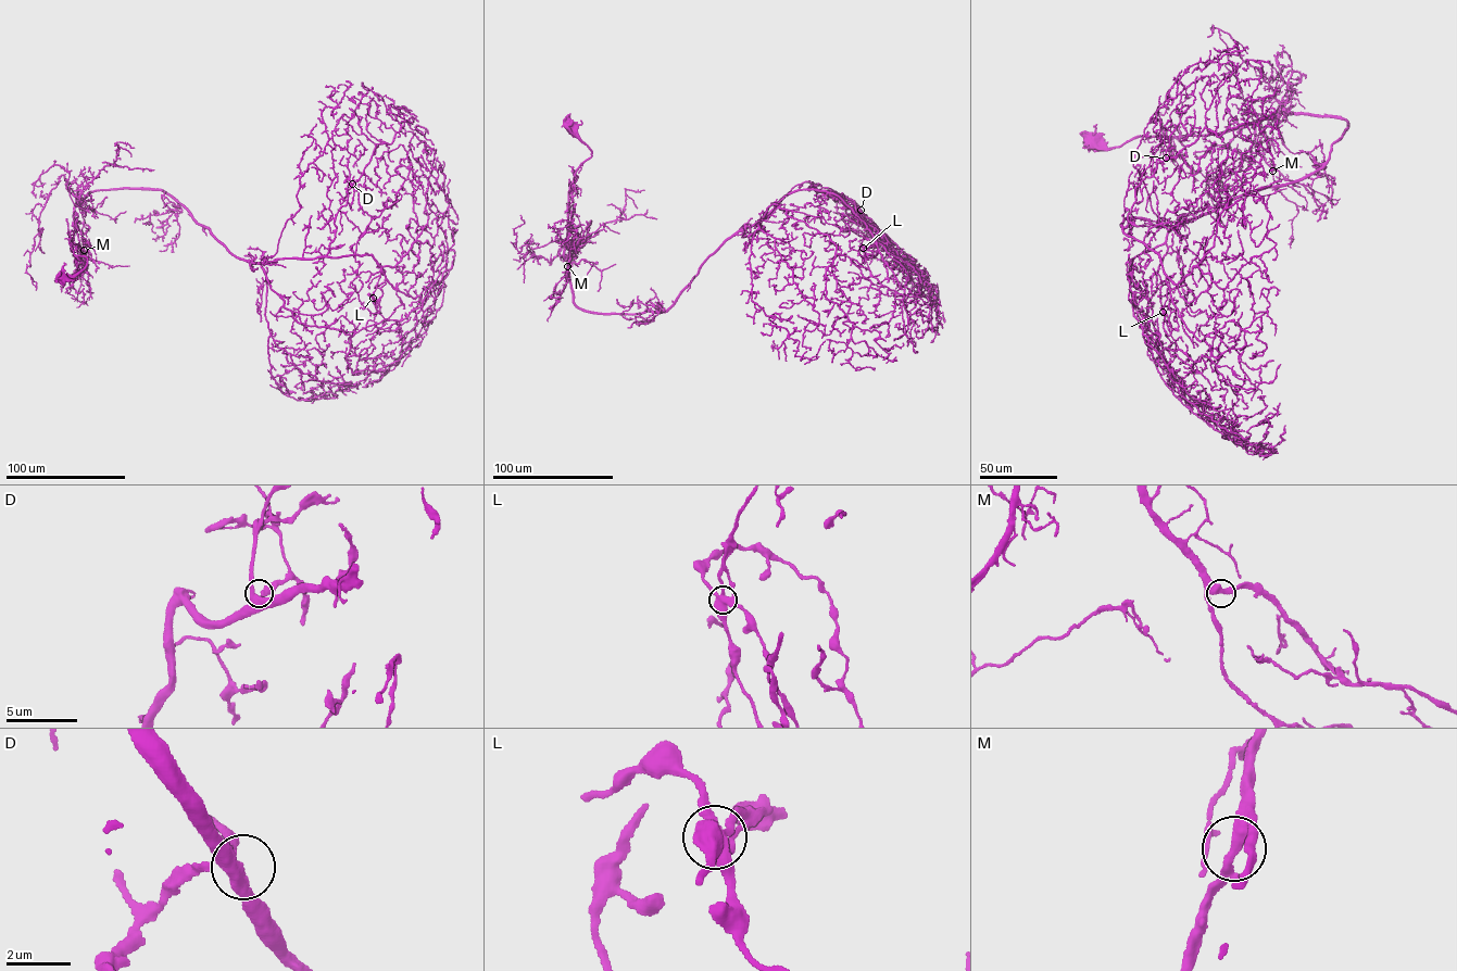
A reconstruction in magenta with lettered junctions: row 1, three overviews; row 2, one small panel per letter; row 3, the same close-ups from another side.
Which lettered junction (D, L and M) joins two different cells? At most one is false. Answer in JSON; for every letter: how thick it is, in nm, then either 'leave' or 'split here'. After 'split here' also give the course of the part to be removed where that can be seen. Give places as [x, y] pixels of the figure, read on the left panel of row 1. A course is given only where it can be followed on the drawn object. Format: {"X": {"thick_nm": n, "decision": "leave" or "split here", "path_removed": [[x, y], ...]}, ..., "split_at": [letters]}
{"D": {"thick_nm": 440, "decision": "leave"}, "L": {"thick_nm": 480, "decision": "leave"}, "M": {"thick_nm": 400, "decision": "leave"}, "split_at": []}

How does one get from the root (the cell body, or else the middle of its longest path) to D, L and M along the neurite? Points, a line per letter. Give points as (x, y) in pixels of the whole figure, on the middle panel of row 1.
D: (568, 126), (591, 155), (564, 251), (585, 310), (665, 311), (794, 191), (861, 210)
L: (568, 126), (591, 155), (564, 251), (580, 307), (665, 311), (800, 190), (837, 194), (878, 249), (864, 248)
M: (568, 126), (591, 151), (591, 156), (576, 172), (569, 192), (567, 239), (573, 249), (567, 266)

